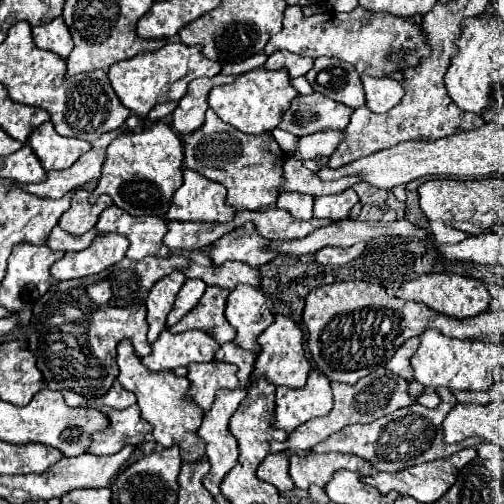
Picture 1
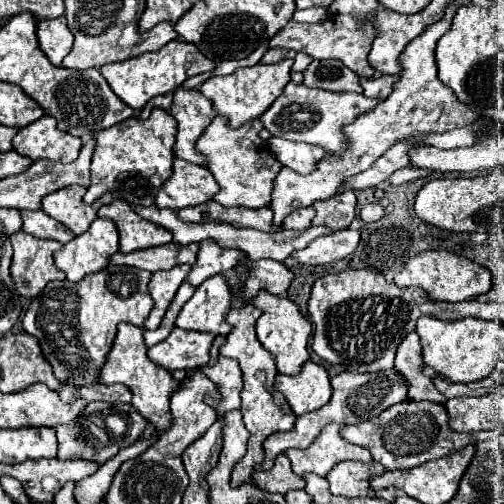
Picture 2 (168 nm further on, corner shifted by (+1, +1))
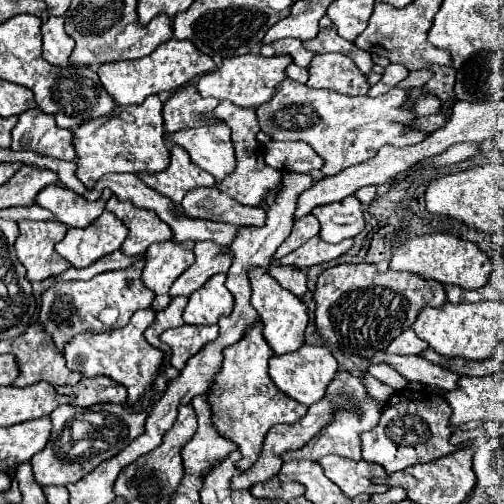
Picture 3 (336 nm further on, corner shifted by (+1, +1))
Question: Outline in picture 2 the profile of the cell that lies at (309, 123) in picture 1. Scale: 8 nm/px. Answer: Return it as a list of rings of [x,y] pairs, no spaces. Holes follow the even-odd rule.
[[[288,83],[284,87],[282,97],[270,105],[270,109],[260,117],[264,127],[282,139],[290,141],[306,141],[324,147],[326,153],[340,153],[346,145],[346,139],[342,135],[342,127],[356,119],[356,115],[374,109],[380,103],[380,99],[368,99],[364,95],[354,93],[332,93],[332,91],[318,91],[310,89],[306,85]]]

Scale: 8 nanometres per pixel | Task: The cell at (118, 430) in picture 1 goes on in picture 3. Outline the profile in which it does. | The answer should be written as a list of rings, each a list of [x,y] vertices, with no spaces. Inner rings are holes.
[[[102,403],[92,407],[72,407],[60,405],[50,413],[52,419],[52,435],[46,447],[34,455],[32,469],[36,481],[46,485],[68,485],[86,477],[94,471],[102,461],[118,455],[126,445],[130,445],[136,437],[144,433],[146,411],[128,413],[122,405]],[[66,425],[70,425],[70,439],[66,439]]]

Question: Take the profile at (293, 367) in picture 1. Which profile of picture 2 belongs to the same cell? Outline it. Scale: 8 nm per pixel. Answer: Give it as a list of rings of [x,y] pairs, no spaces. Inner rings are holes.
[[[260,293],[254,301],[252,301],[260,311],[262,317],[256,323],[256,335],[258,341],[276,357],[278,363],[278,373],[282,375],[298,375],[298,371],[302,369],[302,365],[308,361],[308,337],[310,337],[310,323],[300,315],[298,307],[284,299],[284,297],[276,297],[270,293]]]

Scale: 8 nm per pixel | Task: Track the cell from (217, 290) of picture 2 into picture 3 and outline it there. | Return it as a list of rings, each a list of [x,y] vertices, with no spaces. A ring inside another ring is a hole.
[[[218,273],[188,297],[188,305],[184,309],[184,323],[212,325],[222,315],[232,313],[234,297],[224,289],[224,281],[226,273]]]

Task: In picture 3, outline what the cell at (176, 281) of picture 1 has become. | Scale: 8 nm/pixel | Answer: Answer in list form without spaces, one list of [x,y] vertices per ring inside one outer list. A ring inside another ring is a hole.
[[[174,239],[152,243],[146,251],[142,283],[156,293],[154,311],[166,309],[170,303],[168,289],[194,263],[194,241],[178,243]]]

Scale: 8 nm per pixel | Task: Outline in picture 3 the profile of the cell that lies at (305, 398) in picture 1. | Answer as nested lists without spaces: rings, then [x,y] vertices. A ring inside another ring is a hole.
[[[302,345],[300,349],[286,353],[286,355],[274,355],[270,359],[270,377],[274,381],[274,385],[286,393],[288,397],[296,399],[298,403],[304,405],[312,405],[316,401],[320,401],[326,393],[326,387],[330,383],[330,379],[334,377],[338,369],[336,359],[332,357],[328,347],[314,347],[314,345]]]

